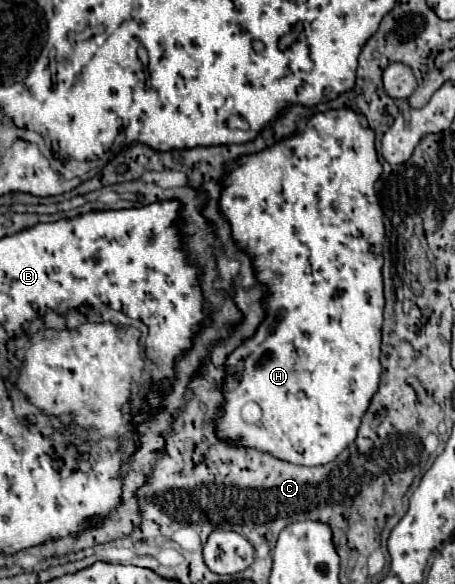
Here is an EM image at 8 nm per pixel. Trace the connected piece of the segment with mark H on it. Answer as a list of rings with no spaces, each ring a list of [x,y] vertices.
[[[338,109],[338,111],[328,111],[328,113],[318,113],[314,115],[306,129],[290,139],[284,139],[276,145],[272,145],[270,149],[262,151],[262,153],[256,153],[256,155],[246,155],[242,159],[238,159],[236,163],[236,169],[232,169],[228,173],[228,177],[224,179],[224,191],[222,191],[222,197],[220,197],[220,209],[222,213],[228,217],[230,225],[232,225],[232,237],[236,239],[238,247],[246,249],[252,257],[254,257],[254,267],[256,267],[256,277],[260,283],[268,285],[270,287],[270,297],[264,299],[264,309],[268,311],[268,321],[264,321],[258,329],[258,333],[248,339],[242,347],[238,347],[226,361],[226,383],[224,383],[224,419],[216,419],[216,435],[224,435],[224,439],[236,439],[238,443],[248,443],[248,447],[256,447],[260,451],[272,451],[272,455],[276,455],[278,459],[284,459],[284,461],[290,461],[294,465],[326,465],[330,461],[334,461],[354,439],[356,439],[356,433],[358,433],[358,427],[360,427],[360,421],[362,421],[362,415],[364,411],[368,409],[368,403],[372,399],[372,395],[376,393],[378,389],[378,381],[380,381],[380,329],[382,329],[382,309],[384,309],[384,293],[382,293],[382,243],[384,243],[384,217],[382,217],[382,211],[380,211],[380,205],[378,205],[378,199],[376,199],[376,193],[374,193],[374,183],[376,179],[380,177],[380,163],[378,163],[378,155],[376,155],[376,147],[374,147],[374,135],[372,131],[368,131],[368,127],[364,127],[360,115],[356,115],[354,111],[348,111],[348,109]]]

